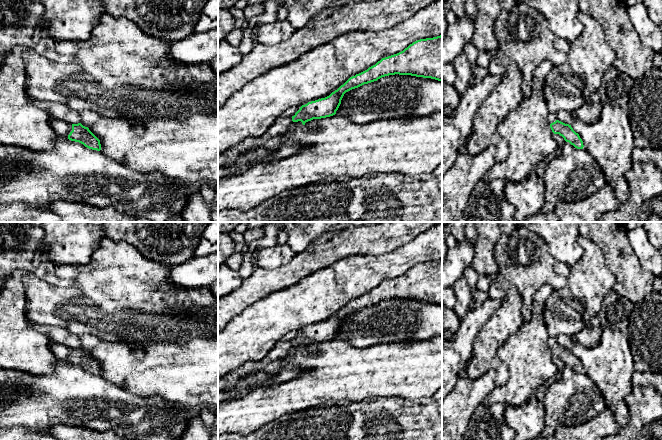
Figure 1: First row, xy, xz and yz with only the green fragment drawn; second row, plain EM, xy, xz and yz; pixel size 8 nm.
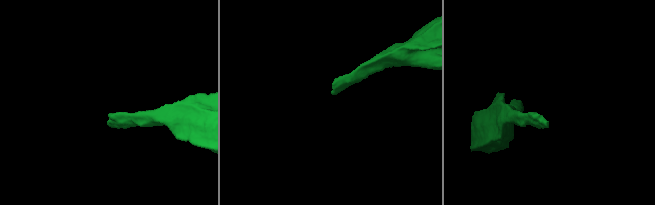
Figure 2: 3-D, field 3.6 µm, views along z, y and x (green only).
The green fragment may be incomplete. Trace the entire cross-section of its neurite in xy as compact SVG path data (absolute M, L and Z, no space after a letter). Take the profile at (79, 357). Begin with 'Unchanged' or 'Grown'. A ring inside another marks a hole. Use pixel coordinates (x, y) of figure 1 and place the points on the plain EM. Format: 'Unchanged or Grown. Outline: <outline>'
Grown. Outline: M53 341L50 342L49 347L59 364L69 363L71 365L79 366L89 373L101 374L100 364L88 351L83 350L81 347L71 349Z

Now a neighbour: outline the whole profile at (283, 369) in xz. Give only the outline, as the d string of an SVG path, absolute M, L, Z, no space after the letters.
M301 345L294 346L285 358L269 363L259 372L245 376L234 388L218 392L218 402L223 399L234 398L246 392L250 387L260 385L265 380L272 380L278 383L295 377L300 372L300 367L293 364L290 358L293 354L302 350Z

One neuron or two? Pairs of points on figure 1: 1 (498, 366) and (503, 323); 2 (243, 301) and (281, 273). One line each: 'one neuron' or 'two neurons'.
1: one neuron
2: one neuron

